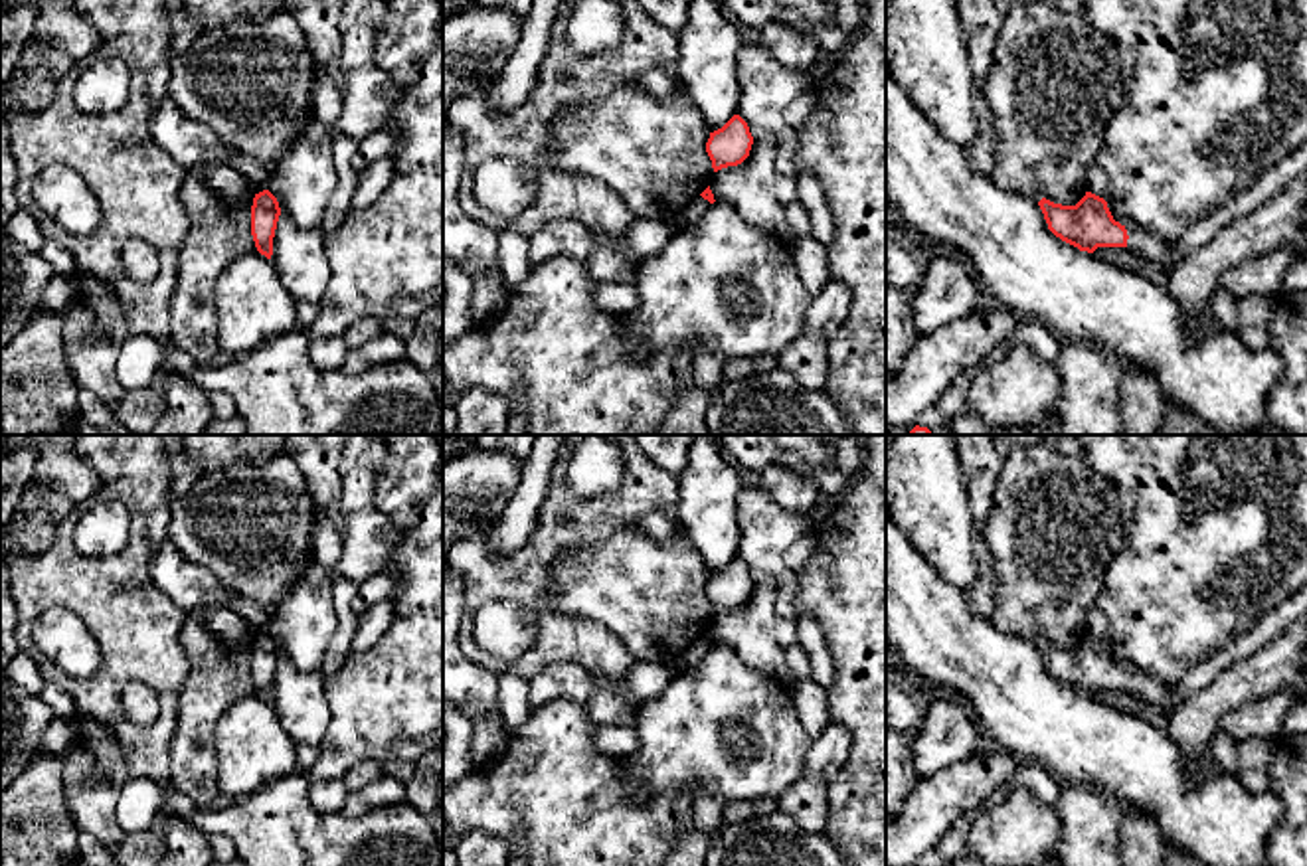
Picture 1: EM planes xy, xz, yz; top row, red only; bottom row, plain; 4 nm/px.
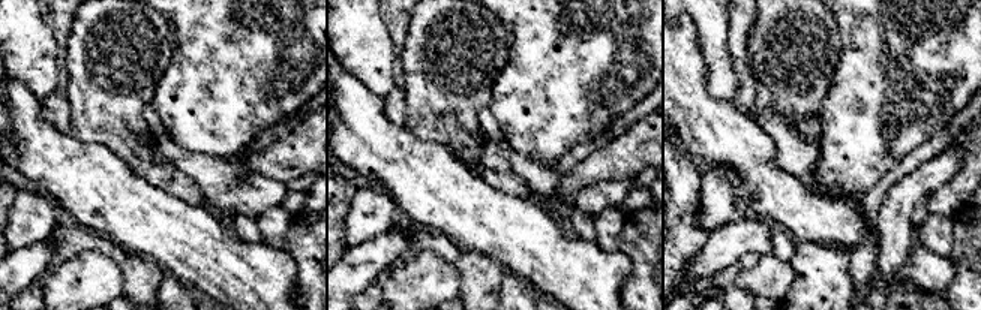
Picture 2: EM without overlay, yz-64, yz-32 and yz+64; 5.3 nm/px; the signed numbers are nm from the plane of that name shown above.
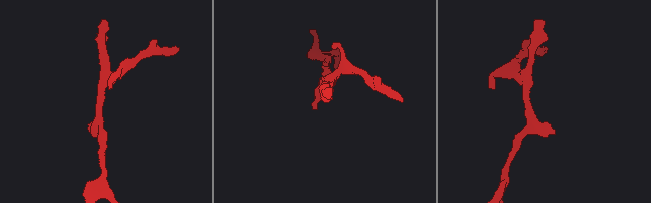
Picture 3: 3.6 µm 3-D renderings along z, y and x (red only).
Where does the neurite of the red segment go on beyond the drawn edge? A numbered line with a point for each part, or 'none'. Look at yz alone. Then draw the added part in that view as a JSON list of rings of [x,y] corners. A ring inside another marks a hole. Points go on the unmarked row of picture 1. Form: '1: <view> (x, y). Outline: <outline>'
1: yz (1147, 687). Outline: [[[1119,662],[1119,666],[1127,672],[1127,690],[1139,694],[1149,704],[1157,708],[1165,708],[1175,702],[1175,686],[1163,684],[1159,678],[1139,670],[1131,662]]]

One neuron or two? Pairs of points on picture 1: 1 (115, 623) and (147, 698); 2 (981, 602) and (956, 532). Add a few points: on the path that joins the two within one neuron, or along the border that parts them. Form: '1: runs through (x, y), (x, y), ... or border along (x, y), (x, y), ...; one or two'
1: border along (125, 683), (145, 683), (157, 694), (153, 724); two
2: border along (973, 534), (975, 578), (963, 590); two

